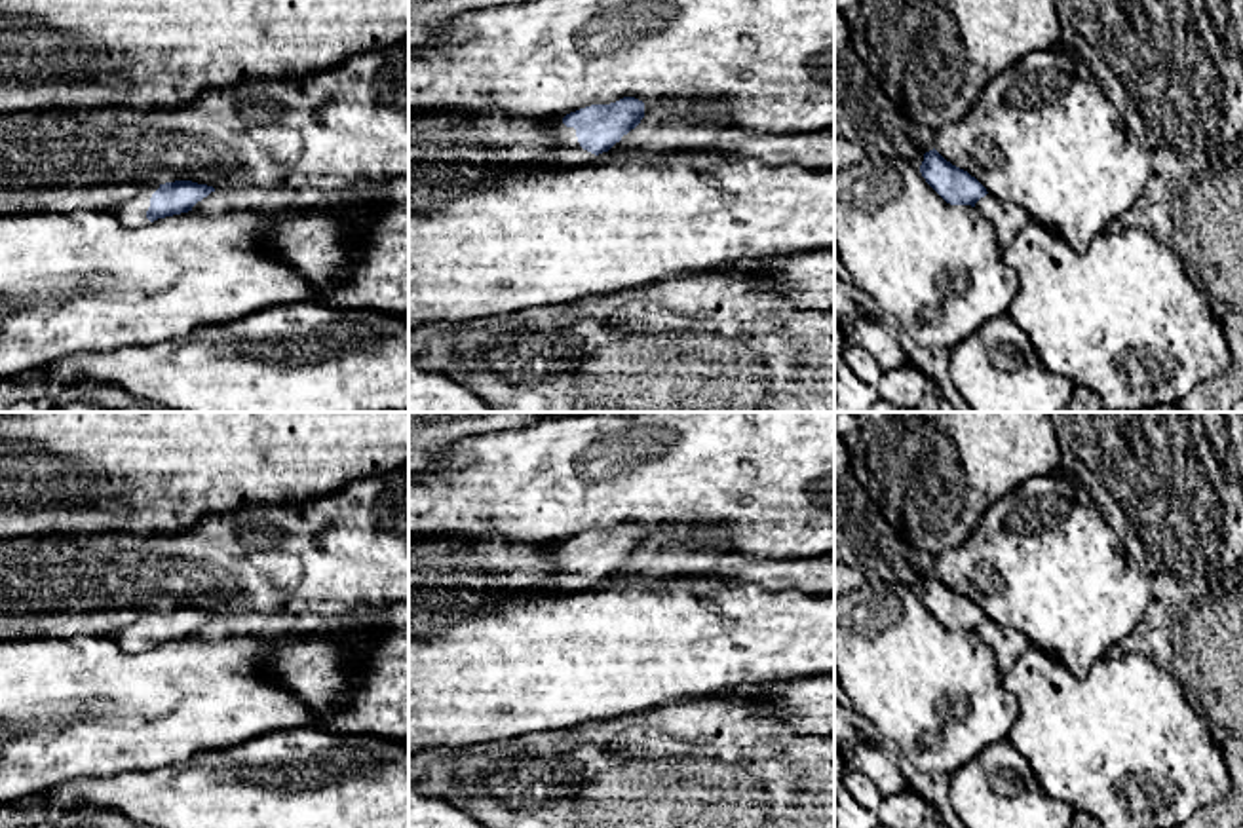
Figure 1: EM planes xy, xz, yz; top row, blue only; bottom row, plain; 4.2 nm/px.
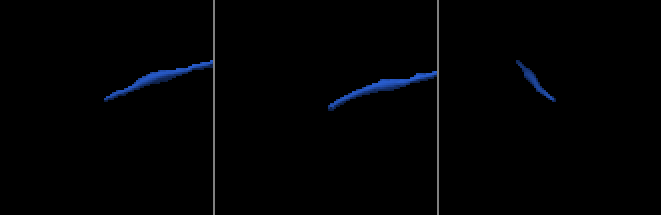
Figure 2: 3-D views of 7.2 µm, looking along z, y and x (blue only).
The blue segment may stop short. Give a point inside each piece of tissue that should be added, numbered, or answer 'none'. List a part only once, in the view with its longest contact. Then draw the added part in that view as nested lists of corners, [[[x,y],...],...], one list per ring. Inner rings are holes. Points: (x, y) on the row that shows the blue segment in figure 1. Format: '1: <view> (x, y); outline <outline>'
1: xz (561, 149); outline [[[563,118],[557,120],[551,135],[540,142],[542,156],[530,165],[538,167],[576,167],[593,161],[597,156],[583,150],[578,142],[576,129],[566,127]]]

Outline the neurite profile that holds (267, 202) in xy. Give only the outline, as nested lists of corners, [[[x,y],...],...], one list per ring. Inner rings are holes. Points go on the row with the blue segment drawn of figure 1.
[[[217,188],[198,201],[192,211],[201,215],[258,213],[264,216],[283,215],[304,199],[308,190],[296,188]]]

